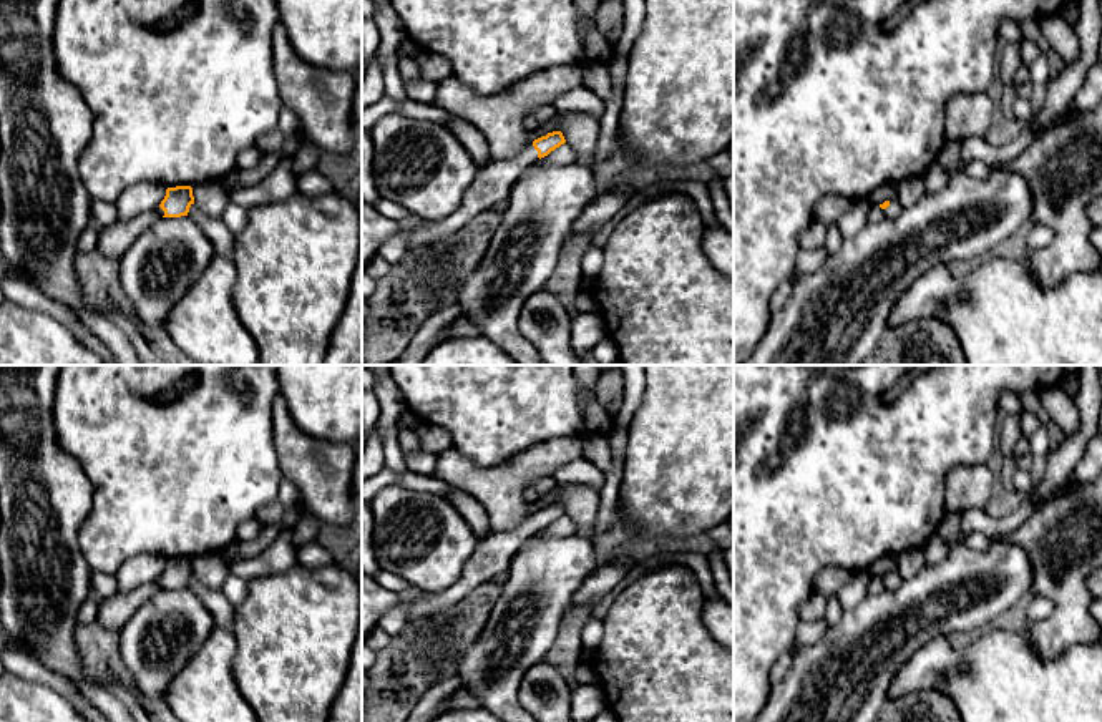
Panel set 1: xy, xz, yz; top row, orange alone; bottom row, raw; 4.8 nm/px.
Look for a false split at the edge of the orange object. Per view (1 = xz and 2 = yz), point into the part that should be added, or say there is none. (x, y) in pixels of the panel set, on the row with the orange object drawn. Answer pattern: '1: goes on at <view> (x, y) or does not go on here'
1: goes on at xz (492, 185)
2: goes on at yz (895, 208)

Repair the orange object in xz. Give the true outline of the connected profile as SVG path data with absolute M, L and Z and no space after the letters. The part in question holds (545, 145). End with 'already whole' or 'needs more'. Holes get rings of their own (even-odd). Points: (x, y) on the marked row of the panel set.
M561 131L548 133L529 143L529 146L511 159L491 161L473 179L461 206L446 219L438 222L422 222L407 232L407 246L425 246L455 234L468 221L485 211L491 211L506 202L513 184L538 159L564 144Z; needs more

